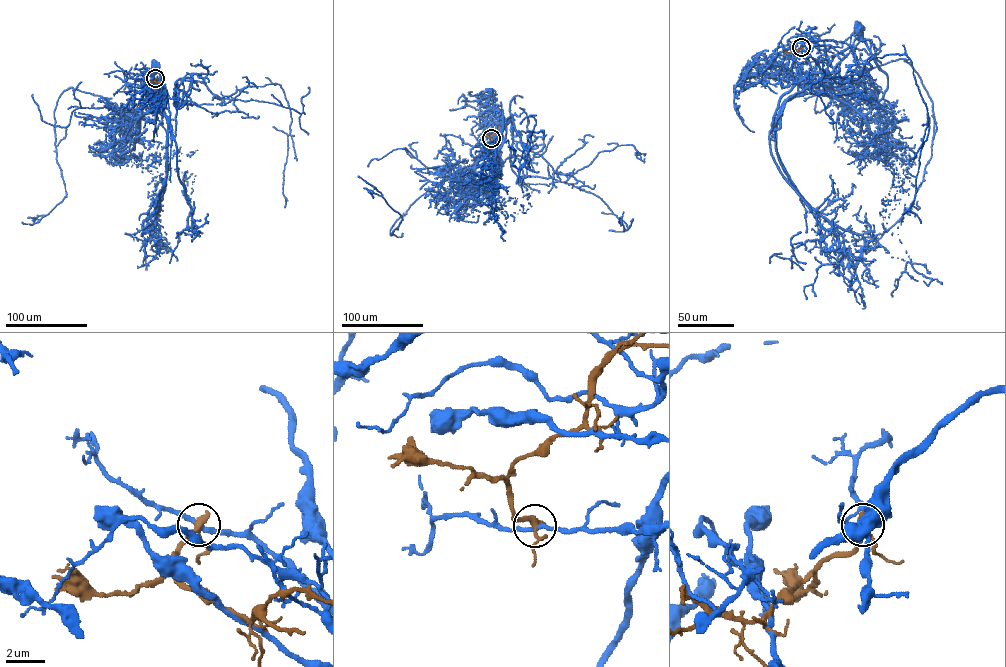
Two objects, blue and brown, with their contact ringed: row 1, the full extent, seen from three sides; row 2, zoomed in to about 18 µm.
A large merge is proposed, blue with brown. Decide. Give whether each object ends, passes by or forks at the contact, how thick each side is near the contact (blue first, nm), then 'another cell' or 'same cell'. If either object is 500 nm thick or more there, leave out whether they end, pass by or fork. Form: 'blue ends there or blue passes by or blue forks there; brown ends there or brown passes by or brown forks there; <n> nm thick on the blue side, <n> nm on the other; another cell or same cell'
blue passes by; brown passes by; 240 nm thick on the blue side, 320 nm on the other; another cell

